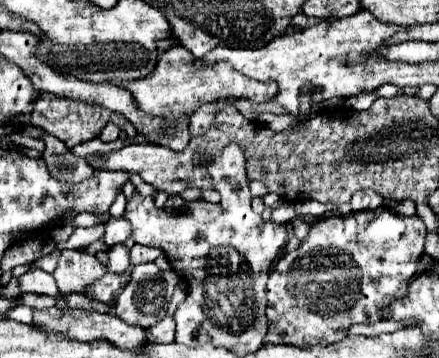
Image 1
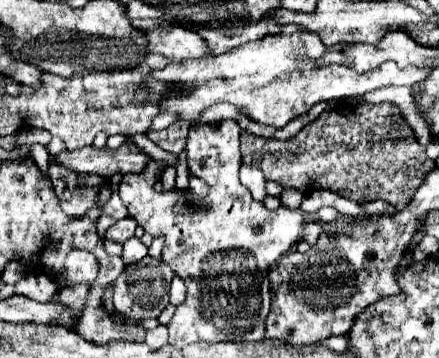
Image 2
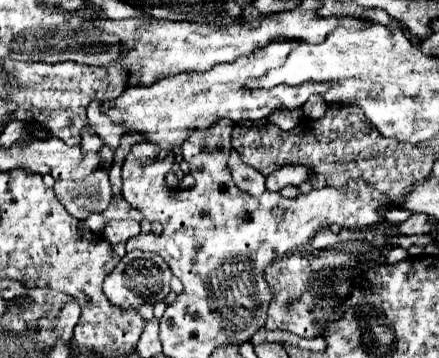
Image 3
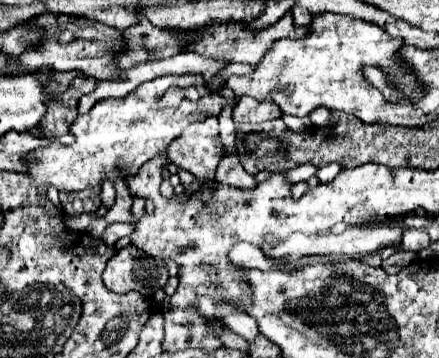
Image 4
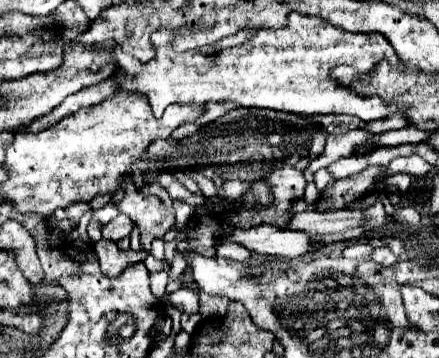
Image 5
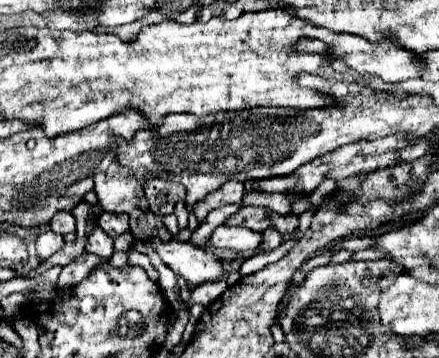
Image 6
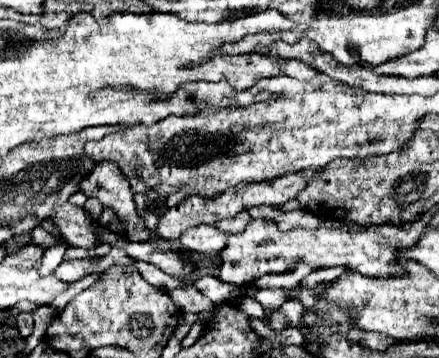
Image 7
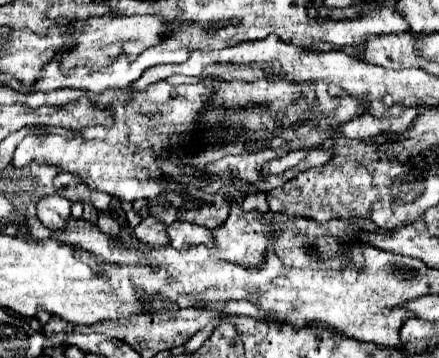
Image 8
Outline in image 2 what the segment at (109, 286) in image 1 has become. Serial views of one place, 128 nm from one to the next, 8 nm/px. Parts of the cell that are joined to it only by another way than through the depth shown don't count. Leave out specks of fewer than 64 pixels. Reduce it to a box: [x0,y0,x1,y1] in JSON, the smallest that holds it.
[50,284,88,316]

